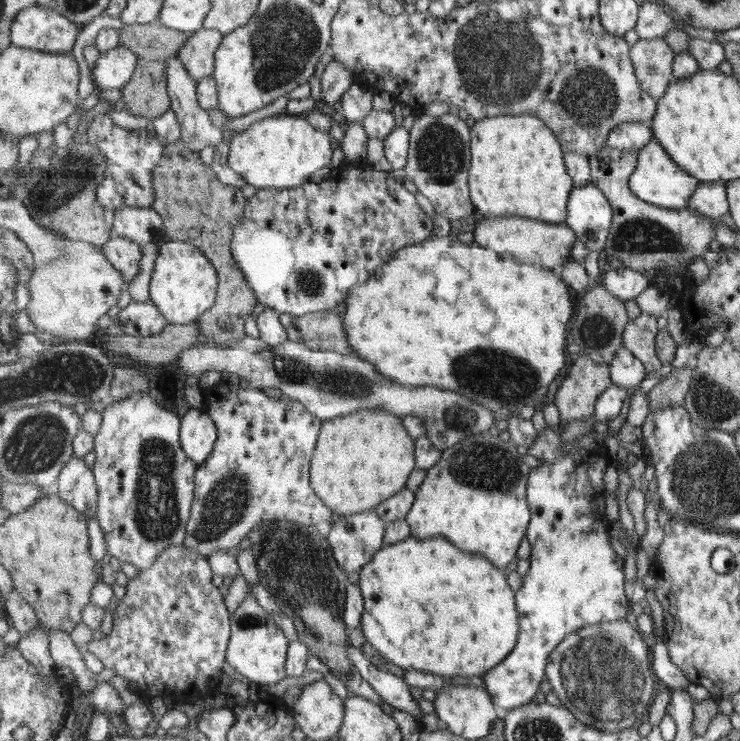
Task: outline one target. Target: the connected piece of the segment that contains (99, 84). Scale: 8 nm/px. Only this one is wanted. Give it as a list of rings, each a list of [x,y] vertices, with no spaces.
[[[122,45],[103,53],[92,68],[95,89],[121,89],[133,78],[138,61],[137,54]]]

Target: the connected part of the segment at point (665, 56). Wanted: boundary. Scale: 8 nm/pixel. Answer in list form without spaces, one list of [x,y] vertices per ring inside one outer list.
[[[663,37],[641,39],[630,48],[632,61],[636,67],[639,84],[649,92],[656,101],[665,96],[674,76],[673,65],[675,53]]]

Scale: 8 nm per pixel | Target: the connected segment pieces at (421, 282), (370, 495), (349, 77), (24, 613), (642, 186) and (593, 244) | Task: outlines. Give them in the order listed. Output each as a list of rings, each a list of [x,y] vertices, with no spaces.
[[[434,232],[424,242],[403,248],[396,256],[385,265],[377,268],[377,273],[367,282],[357,284],[352,292],[349,292],[345,300],[345,314],[343,314],[343,325],[349,337],[354,352],[361,358],[377,366],[377,370],[395,382],[403,385],[411,384],[413,387],[430,386],[447,389],[468,396],[493,412],[508,410],[510,415],[519,415],[523,408],[542,408],[551,384],[561,376],[561,370],[567,366],[567,346],[571,337],[569,322],[575,314],[575,302],[578,298],[571,287],[562,279],[559,271],[539,266],[525,266],[515,260],[503,260],[503,258],[489,258],[489,254],[497,254],[493,250],[479,248],[477,244],[458,242],[452,236],[438,237]]]
[[[363,408],[349,416],[322,422],[310,470],[313,490],[335,514],[353,515],[373,511],[407,486],[411,473],[416,470],[416,439],[405,428],[403,417],[387,412],[383,408],[379,410]]]
[[[333,57],[325,66],[325,70],[321,75],[323,101],[332,107],[333,104],[337,104],[337,100],[342,100],[342,96],[354,83],[353,72],[345,68],[341,62],[337,62],[337,58]]]
[[[16,589],[11,590],[7,595],[6,614],[10,622],[20,634],[21,638],[25,638],[33,628],[42,626],[35,609]]]
[[[655,138],[653,142],[645,145],[638,155],[637,169],[630,177],[629,187],[634,196],[648,204],[663,208],[681,211],[687,209],[690,197],[699,188],[700,182],[696,177],[690,176],[682,169],[673,157],[669,156],[665,147]]]
[[[593,184],[573,190],[565,224],[577,232],[578,240],[589,251],[604,258],[613,226],[614,211],[605,194]]]

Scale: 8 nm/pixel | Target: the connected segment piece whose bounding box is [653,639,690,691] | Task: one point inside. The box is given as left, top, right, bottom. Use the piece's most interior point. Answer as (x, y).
(668, 673)

